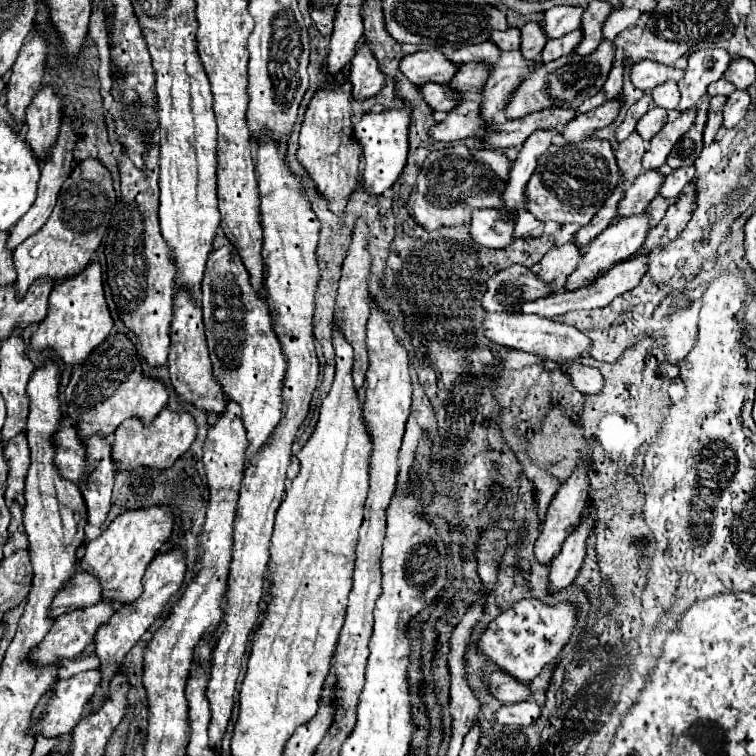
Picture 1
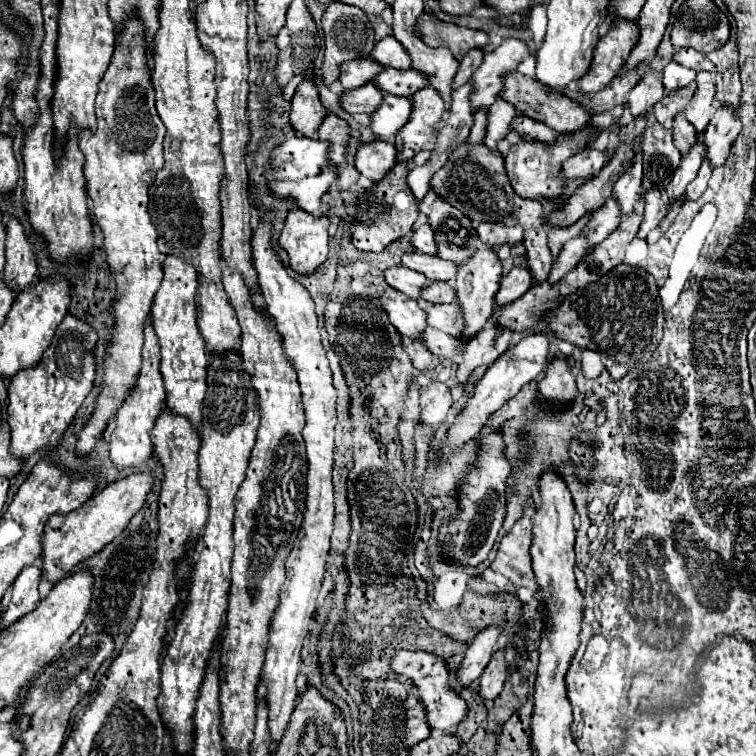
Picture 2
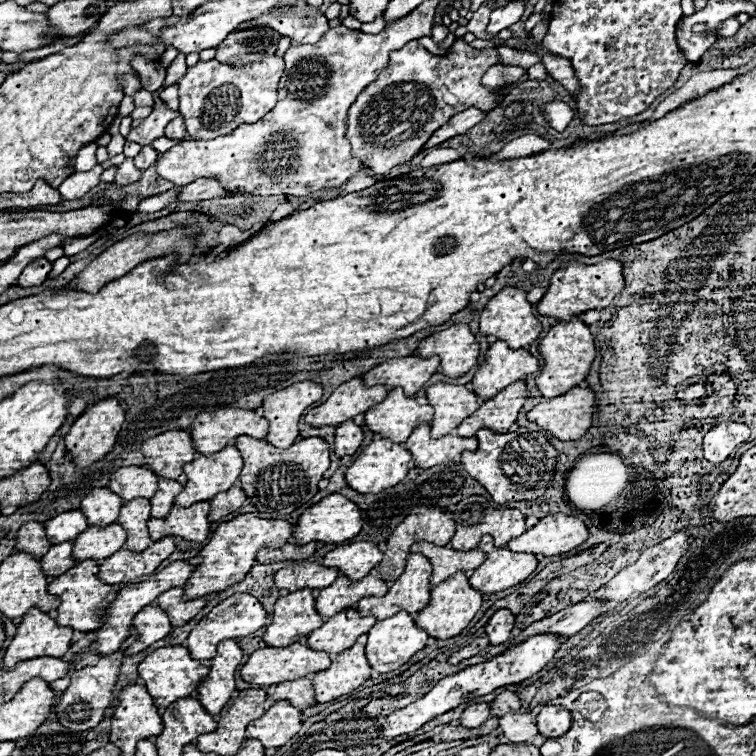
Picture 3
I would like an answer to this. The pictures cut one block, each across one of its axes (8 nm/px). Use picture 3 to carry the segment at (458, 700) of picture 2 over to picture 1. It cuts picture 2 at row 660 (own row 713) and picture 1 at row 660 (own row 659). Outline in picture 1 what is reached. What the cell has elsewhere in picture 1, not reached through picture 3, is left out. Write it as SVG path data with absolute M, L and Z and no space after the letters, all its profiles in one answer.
M538 598L516 602L508 612L500 614L478 640L478 650L484 652L502 670L514 674L522 682L534 680L546 664L550 664L572 638L578 622L578 604L564 600L556 606L544 604Z

